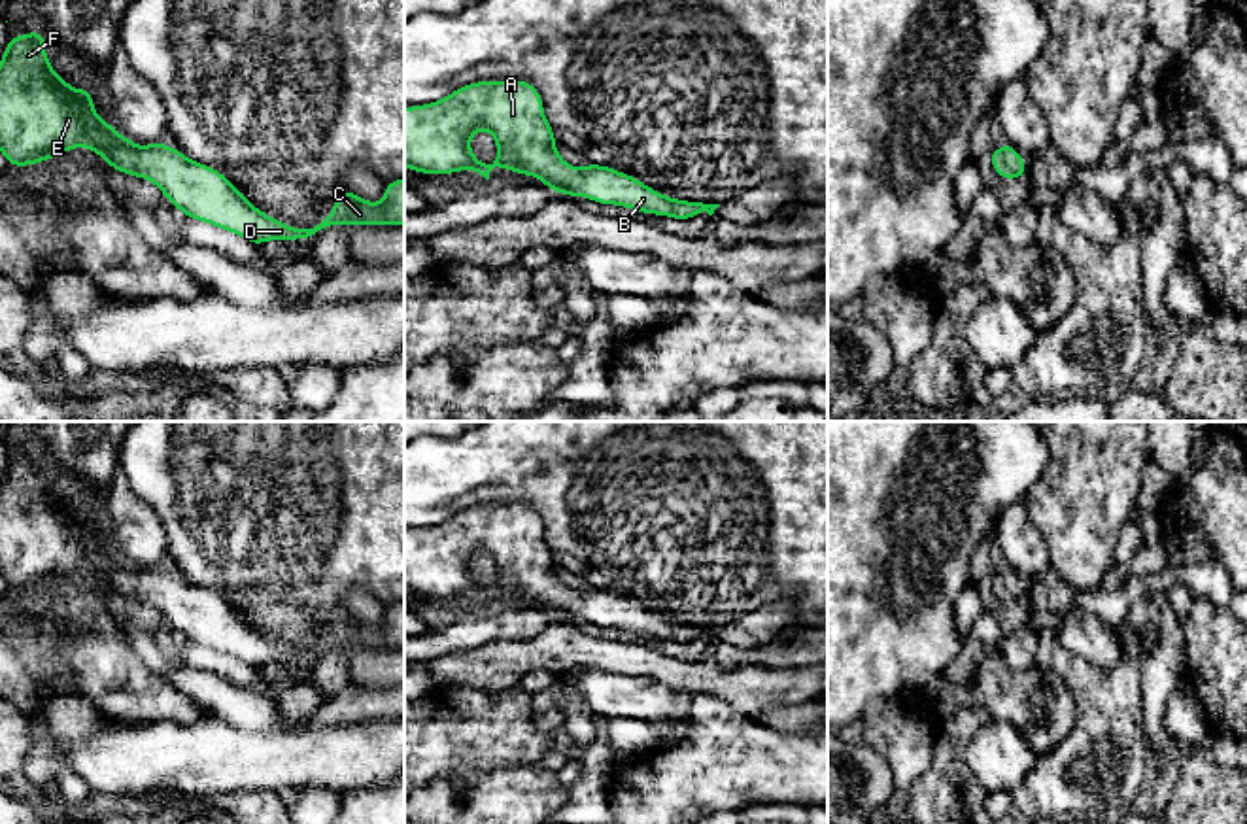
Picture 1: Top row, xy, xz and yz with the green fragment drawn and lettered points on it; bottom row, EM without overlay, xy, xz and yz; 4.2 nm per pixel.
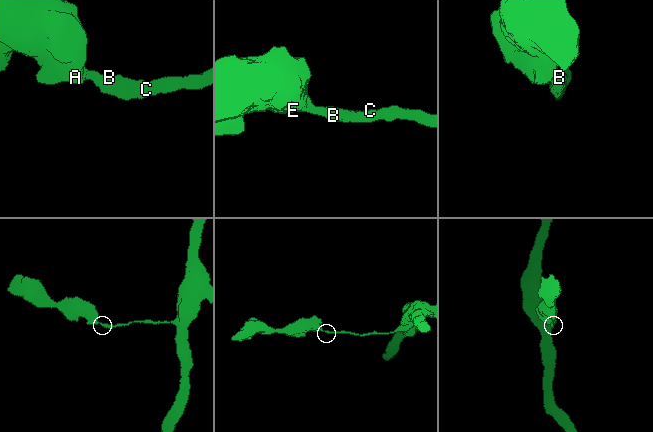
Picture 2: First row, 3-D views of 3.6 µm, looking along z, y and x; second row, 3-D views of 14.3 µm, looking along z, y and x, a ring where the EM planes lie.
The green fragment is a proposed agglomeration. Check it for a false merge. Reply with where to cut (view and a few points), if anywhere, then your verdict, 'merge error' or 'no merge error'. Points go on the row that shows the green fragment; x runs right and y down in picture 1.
no cut | no merge error

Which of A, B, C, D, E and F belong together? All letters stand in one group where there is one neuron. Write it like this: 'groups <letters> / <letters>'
groups A B C D E F

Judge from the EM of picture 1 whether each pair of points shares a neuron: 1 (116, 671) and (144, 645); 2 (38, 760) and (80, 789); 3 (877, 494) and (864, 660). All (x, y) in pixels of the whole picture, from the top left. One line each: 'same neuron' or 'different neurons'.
1: different neurons
2: same neuron
3: same neuron

